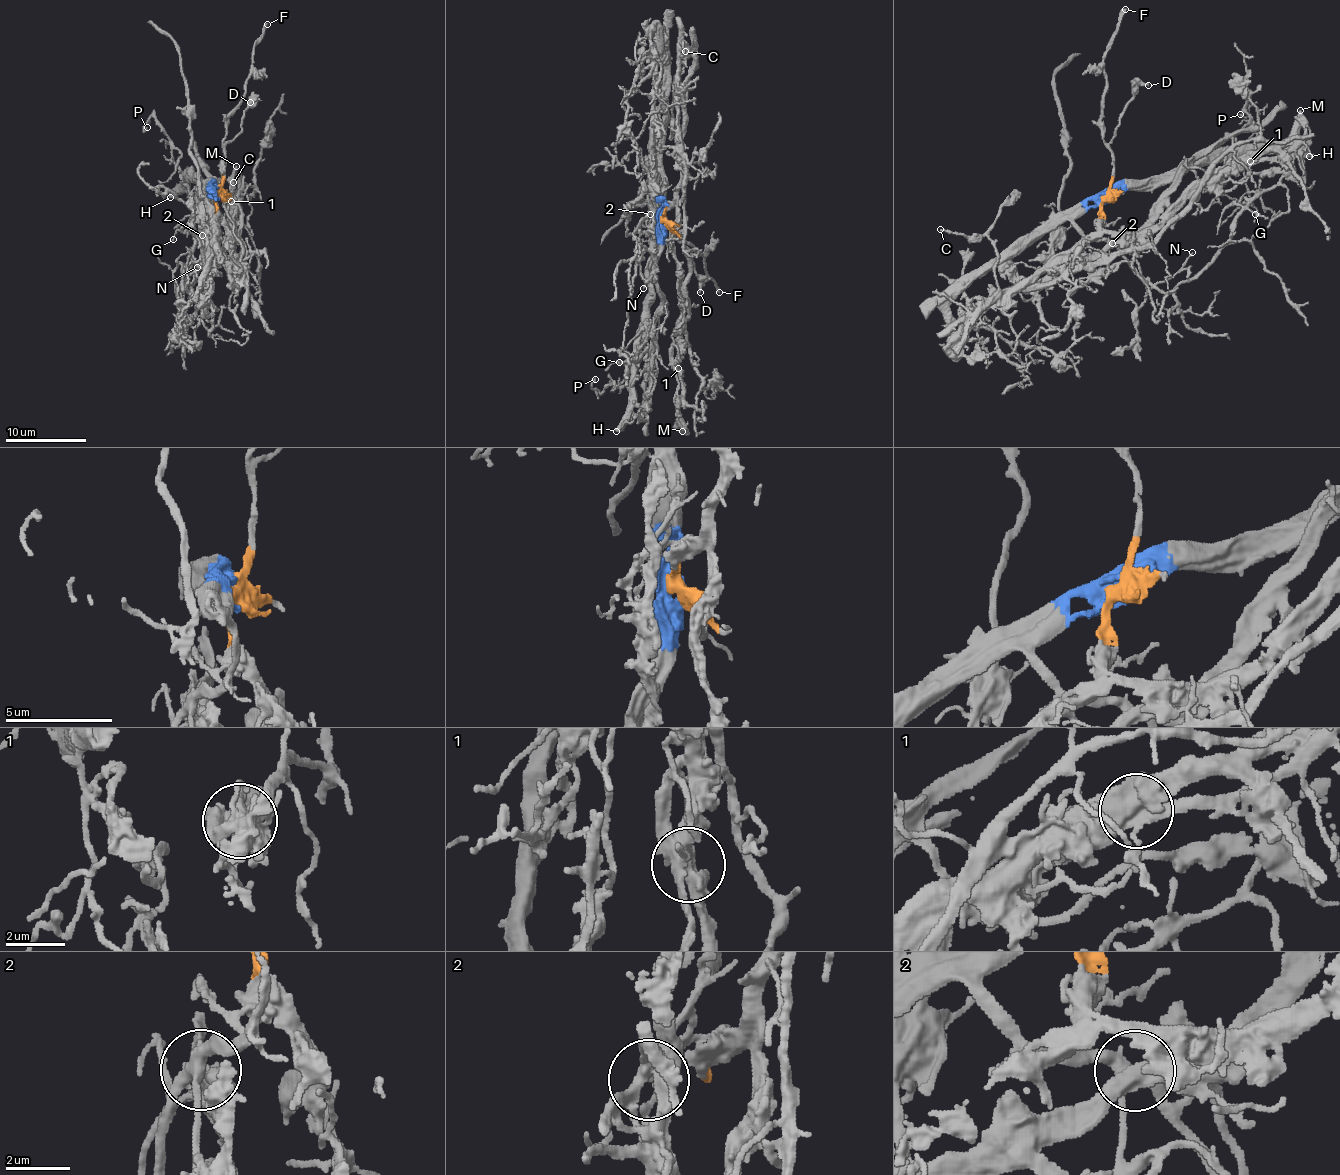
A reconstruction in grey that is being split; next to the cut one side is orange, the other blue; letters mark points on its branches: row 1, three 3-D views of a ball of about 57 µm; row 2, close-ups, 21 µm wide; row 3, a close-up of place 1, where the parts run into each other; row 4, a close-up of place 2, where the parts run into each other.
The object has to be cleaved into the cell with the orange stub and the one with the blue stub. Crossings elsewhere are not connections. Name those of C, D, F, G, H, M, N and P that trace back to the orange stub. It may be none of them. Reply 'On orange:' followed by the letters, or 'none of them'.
On orange: C, D, F, M

